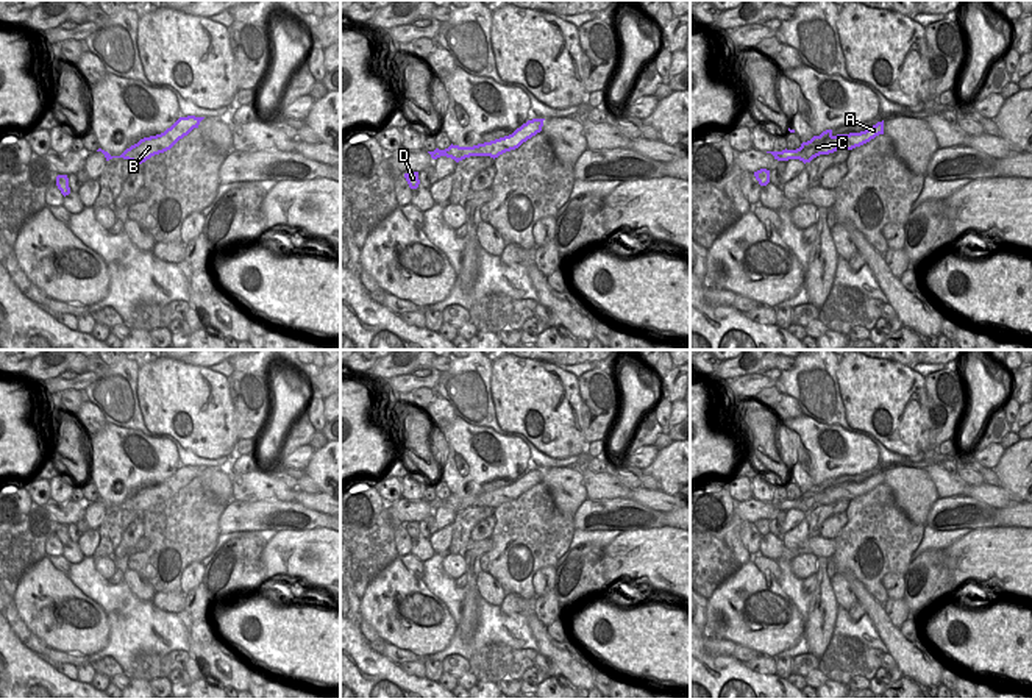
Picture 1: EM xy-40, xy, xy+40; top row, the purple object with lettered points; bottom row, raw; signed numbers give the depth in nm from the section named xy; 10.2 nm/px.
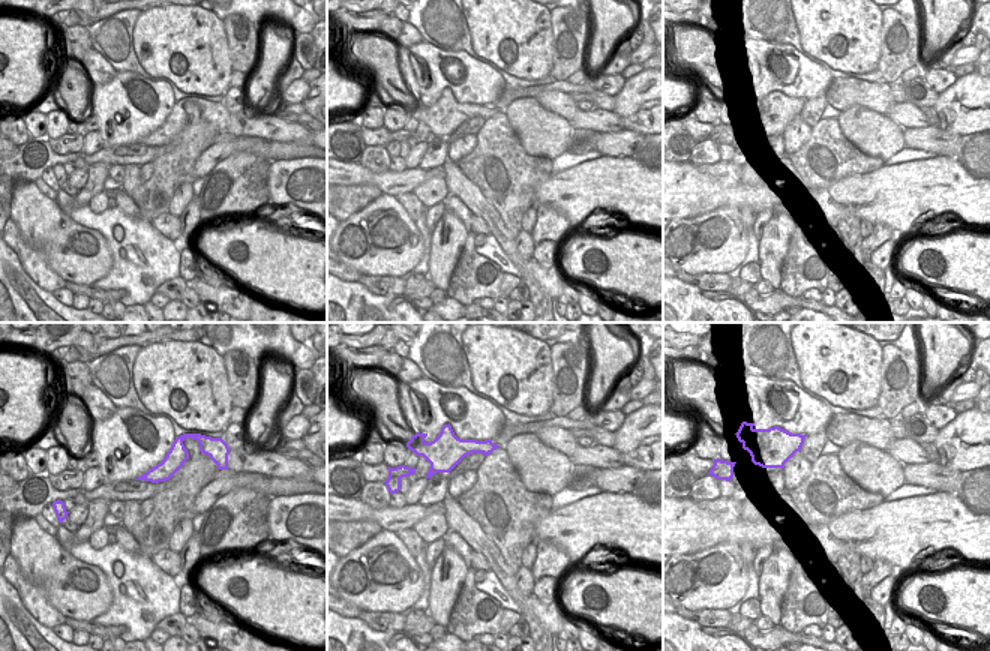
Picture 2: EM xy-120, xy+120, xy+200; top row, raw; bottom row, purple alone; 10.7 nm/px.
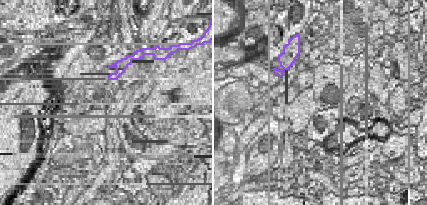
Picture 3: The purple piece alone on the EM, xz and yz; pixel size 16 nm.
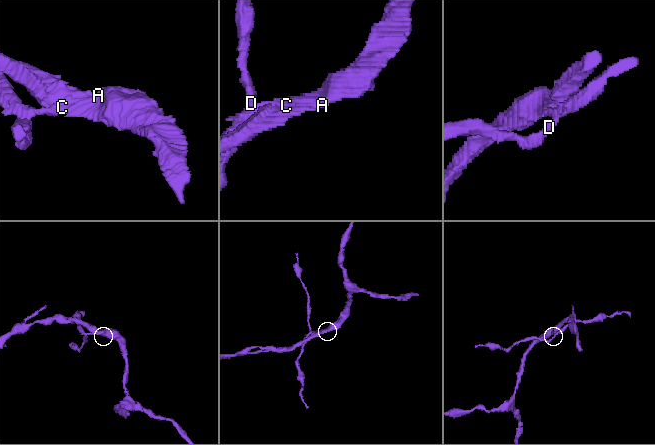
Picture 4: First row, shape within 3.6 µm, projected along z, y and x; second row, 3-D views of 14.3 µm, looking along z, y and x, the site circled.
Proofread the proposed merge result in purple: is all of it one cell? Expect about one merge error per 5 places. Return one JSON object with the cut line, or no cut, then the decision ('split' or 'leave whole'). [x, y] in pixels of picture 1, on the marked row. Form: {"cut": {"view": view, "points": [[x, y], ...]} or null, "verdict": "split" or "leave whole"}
{"cut": {"view": "xy+40", "points": [[795, 150], [801, 153], [803, 160]]}, "verdict": "split"}

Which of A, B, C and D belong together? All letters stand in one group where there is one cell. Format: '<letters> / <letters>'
A B C / D

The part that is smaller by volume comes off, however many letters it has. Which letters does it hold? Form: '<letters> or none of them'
D

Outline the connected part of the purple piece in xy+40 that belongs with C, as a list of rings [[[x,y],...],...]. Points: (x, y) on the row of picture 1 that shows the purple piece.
[[[884,120],[860,133],[834,136],[832,130],[826,130],[820,136],[813,136],[810,141],[802,142],[796,151],[802,153],[802,162],[806,164],[820,155],[860,147],[879,134],[884,134]]]

